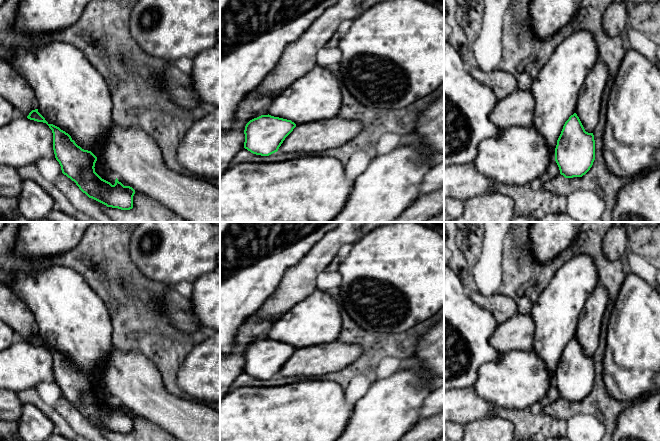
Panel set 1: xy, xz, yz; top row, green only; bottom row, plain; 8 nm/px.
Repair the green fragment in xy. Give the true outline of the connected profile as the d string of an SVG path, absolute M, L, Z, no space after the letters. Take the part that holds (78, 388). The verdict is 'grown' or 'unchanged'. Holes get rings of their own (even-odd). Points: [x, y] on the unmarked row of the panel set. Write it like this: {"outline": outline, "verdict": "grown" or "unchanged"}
{"outline": "M50 264L33 272L22 269L9 275L6 286L28 306L36 320L38 330L27 342L46 347L52 354L55 382L64 399L74 405L79 413L109 441L181 441L148 419L136 415L126 406L118 404L101 381L98 365L107 358L114 347L112 324L104 302L81 274L73 268Z", "verdict": "grown"}

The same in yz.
{"outline": "M576 254L558 268L530 312L535 324L532 350L545 362L565 402L582 401L595 384L594 359L585 355L575 332L583 306L597 284L594 261L588 255Z", "verdict": "grown"}

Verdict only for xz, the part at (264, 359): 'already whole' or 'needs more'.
needs more

